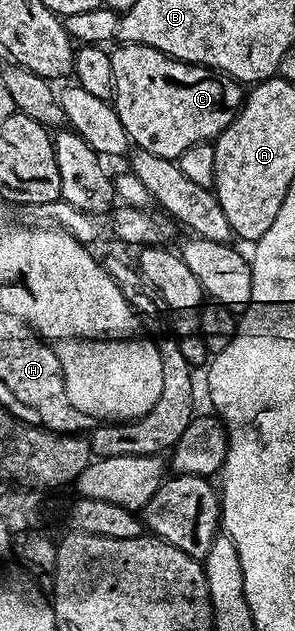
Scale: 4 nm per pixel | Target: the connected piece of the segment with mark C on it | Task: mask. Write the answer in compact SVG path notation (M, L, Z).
M149 46L117 47L111 51L114 107L129 139L139 149L178 160L186 148L215 140L236 119L246 97L236 79L206 66L180 62Z

